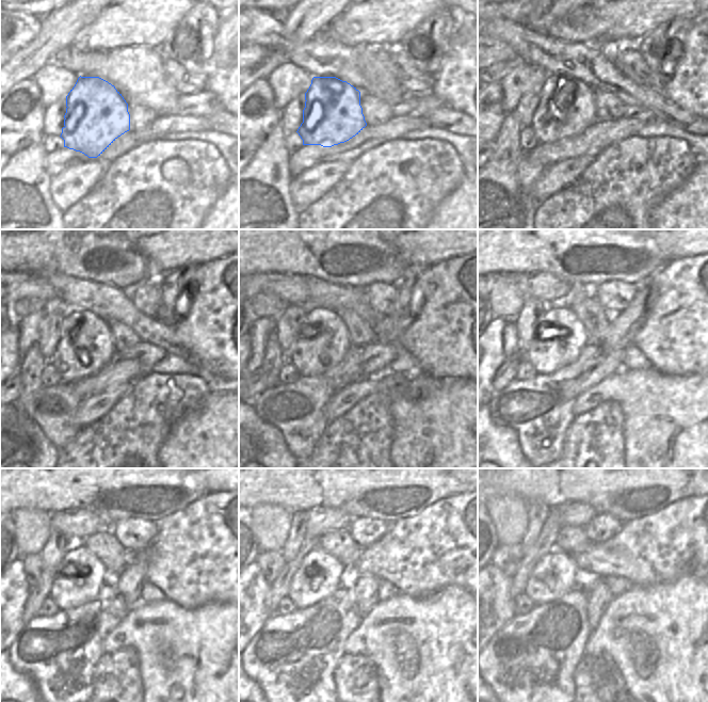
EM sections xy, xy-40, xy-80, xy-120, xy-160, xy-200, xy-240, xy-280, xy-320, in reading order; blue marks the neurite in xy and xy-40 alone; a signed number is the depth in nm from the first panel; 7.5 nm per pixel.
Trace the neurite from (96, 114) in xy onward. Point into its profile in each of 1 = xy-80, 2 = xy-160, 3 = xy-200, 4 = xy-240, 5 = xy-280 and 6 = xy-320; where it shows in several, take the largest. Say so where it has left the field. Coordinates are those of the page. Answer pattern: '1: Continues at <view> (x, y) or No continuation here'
1: Continues at xy-80 (566, 107)
2: Continues at xy-160 (323, 340)
3: Continues at xy-200 (561, 338)
4: Continues at xy-240 (82, 574)
5: Continues at xy-280 (320, 574)
6: Continues at xy-320 (557, 573).

